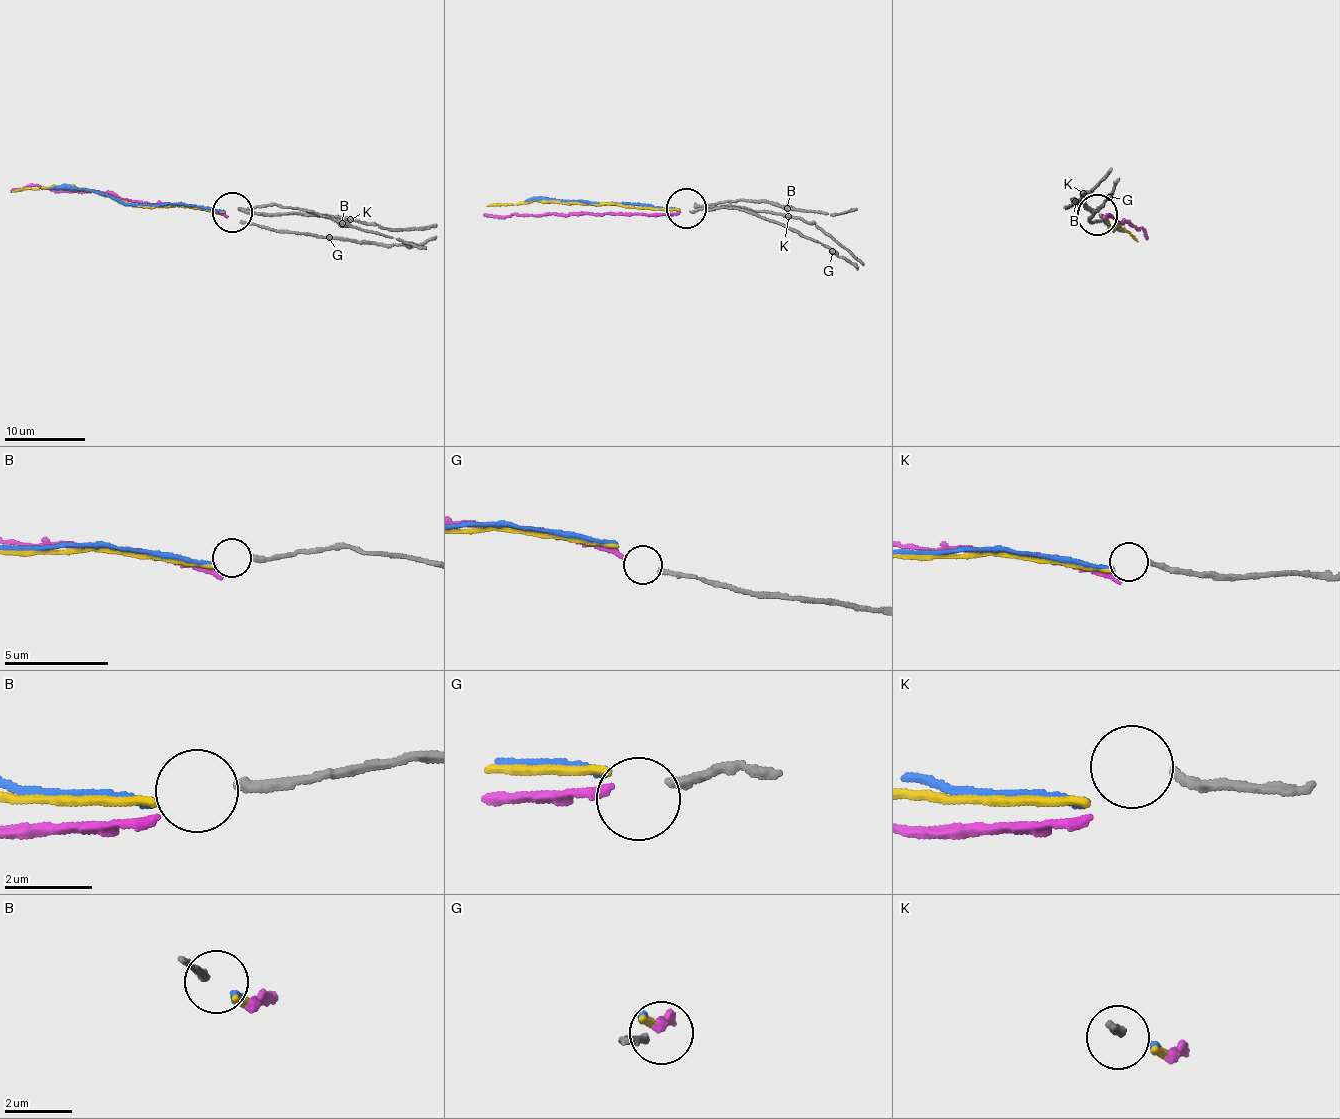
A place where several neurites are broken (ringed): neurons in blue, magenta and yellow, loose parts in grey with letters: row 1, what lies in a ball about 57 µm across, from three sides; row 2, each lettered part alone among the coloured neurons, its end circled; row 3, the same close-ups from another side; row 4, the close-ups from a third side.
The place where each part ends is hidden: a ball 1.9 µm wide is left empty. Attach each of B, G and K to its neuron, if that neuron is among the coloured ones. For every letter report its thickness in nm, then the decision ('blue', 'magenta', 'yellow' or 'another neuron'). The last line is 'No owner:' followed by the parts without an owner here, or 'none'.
B: calibre 240 nm; another neuron
G: calibre 200 nm; magenta
K: calibre 200 nm; another neuron
No owner: B, K

